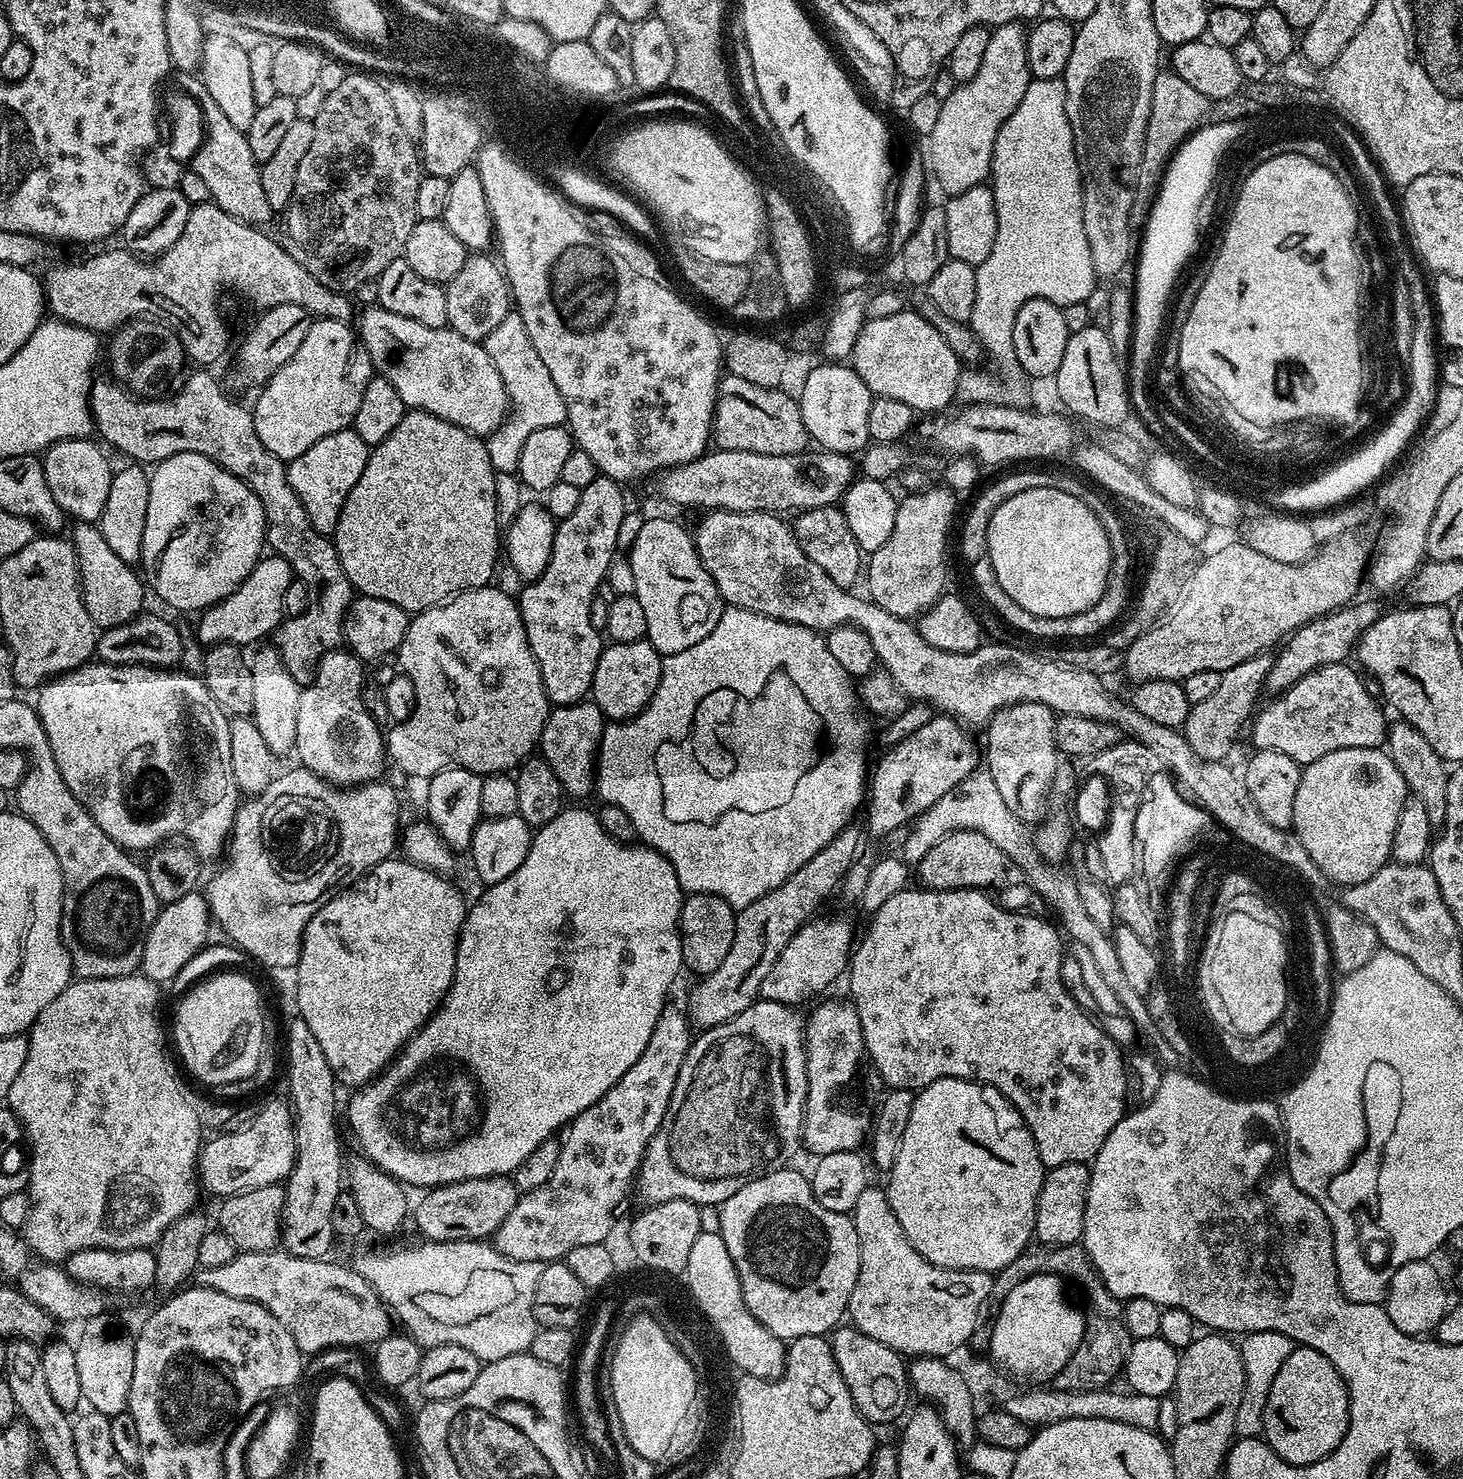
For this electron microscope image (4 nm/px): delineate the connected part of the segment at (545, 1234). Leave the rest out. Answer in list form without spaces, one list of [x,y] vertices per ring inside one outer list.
[[[665,1006],[642,1058],[594,1106],[572,1121],[550,1182],[523,1193],[494,1234],[494,1246],[506,1258],[545,1265],[563,1261],[578,1246],[602,1244],[609,1239],[616,1211],[631,1192],[633,1195],[644,1151],[666,1114],[678,1070],[694,1039],[694,1032],[688,1029],[689,1017],[681,1012]]]

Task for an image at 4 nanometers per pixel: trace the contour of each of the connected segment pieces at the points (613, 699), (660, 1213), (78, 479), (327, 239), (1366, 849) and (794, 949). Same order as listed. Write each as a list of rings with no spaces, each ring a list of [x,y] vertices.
[[[646,638],[638,642],[609,643],[598,658],[590,699],[609,721],[630,720],[654,698],[663,665],[660,652]]]
[[[671,1200],[661,1204],[649,1204],[632,1220],[628,1228],[628,1244],[632,1252],[645,1264],[645,1269],[653,1267],[675,1269],[683,1273],[690,1258],[694,1238],[702,1231],[700,1224],[701,1205],[691,1204],[689,1200]]]
[[[85,438],[51,444],[43,453],[46,486],[50,486],[54,502],[58,502],[71,519],[73,516],[73,521],[99,521],[102,510],[106,507],[114,468],[113,465],[108,465],[108,456],[103,450],[105,451],[95,439]]]
[[[348,74],[338,90],[327,93],[322,110],[312,121],[314,143],[298,165],[292,201],[282,213],[283,239],[290,255],[322,286],[345,294],[352,294],[362,282],[379,280],[390,262],[403,257],[406,238],[417,221],[414,205],[422,175],[417,141],[398,123],[387,87],[375,75],[355,75]]]
[[[1343,748],[1342,750],[1334,750],[1314,762],[1303,765],[1300,781],[1298,782],[1298,794],[1294,794],[1292,828],[1295,831],[1296,837],[1302,842],[1302,846],[1306,846],[1306,854],[1310,854],[1313,860],[1320,865],[1325,877],[1332,878],[1332,876],[1336,876],[1340,886],[1366,882],[1368,876],[1373,876],[1381,866],[1389,863],[1392,854],[1394,826],[1398,826],[1398,810],[1402,810],[1402,806],[1405,800],[1409,799],[1409,796],[1408,783],[1402,778],[1398,766],[1394,766],[1394,762],[1388,757],[1387,751],[1380,748]]]
[[[813,918],[792,935],[782,950],[778,962],[770,966],[770,974],[762,978],[759,999],[789,1006],[800,1006],[803,1000],[824,992],[836,979],[843,977],[850,967],[854,951],[852,924],[848,920],[820,920]]]

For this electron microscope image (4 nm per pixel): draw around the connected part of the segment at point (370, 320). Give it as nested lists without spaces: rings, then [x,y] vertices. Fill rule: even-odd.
[[[368,306],[360,316],[358,335],[370,354],[372,367],[398,390],[405,409],[429,412],[454,422],[475,436],[487,438],[509,417],[506,386],[483,343],[462,338],[452,328],[422,326],[379,306]]]

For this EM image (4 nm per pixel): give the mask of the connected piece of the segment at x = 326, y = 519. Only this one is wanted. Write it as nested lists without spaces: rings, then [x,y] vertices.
[[[349,426],[334,434],[326,434],[326,438],[318,438],[306,454],[298,454],[298,458],[287,461],[286,467],[290,486],[294,486],[294,494],[306,506],[306,514],[323,536],[331,537],[338,526],[338,518],[342,514],[342,506],[354,490],[354,482],[362,478],[362,470],[366,470],[370,445],[358,438],[355,427]]]

